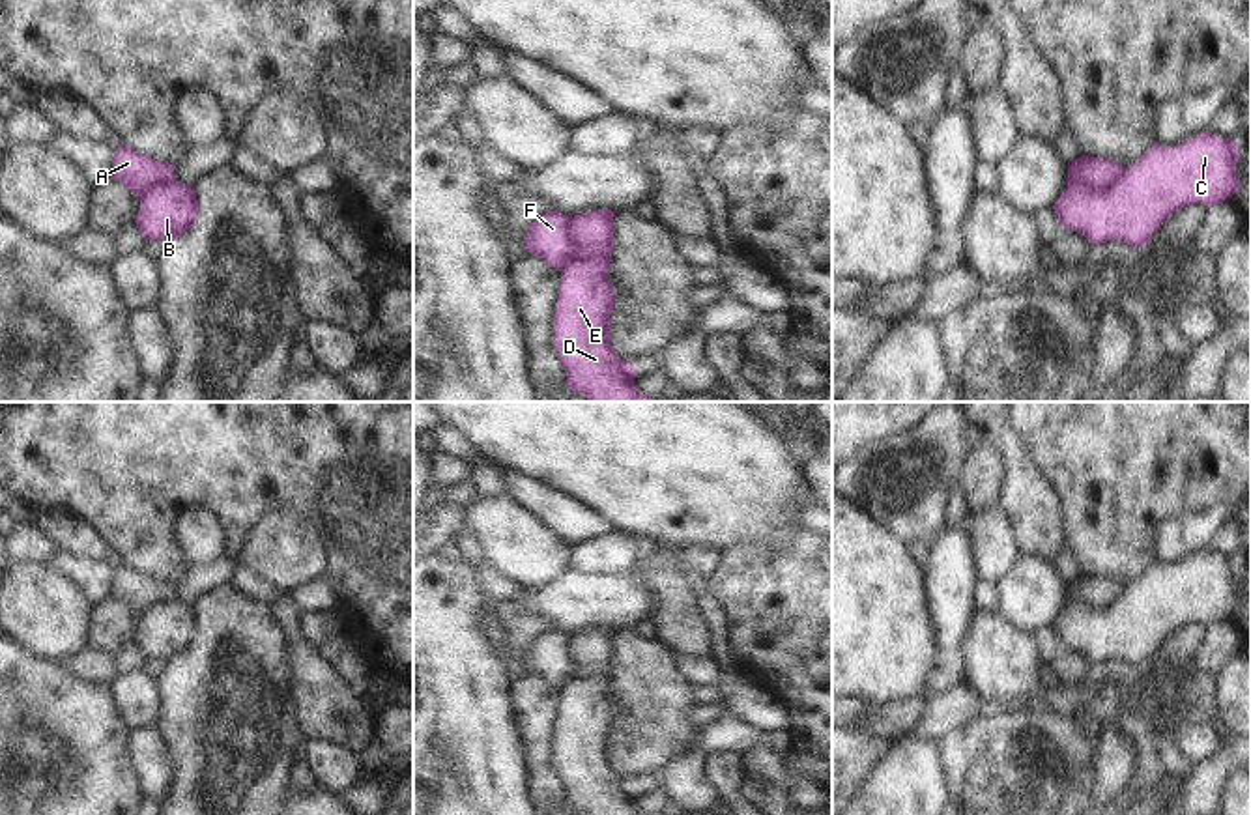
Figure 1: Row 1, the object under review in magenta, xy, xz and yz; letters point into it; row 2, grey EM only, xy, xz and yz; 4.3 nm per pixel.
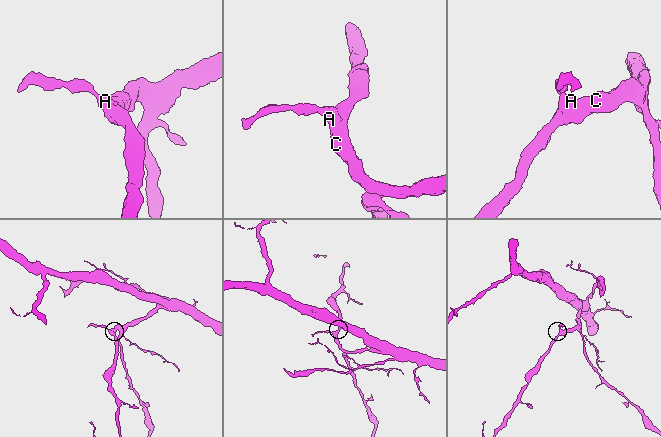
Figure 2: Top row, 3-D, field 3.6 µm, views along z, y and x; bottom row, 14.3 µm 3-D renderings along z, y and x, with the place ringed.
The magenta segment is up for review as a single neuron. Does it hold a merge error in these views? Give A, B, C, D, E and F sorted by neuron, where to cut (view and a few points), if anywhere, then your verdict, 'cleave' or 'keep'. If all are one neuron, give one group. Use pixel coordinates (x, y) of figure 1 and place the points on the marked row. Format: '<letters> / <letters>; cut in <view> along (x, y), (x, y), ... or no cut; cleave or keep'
A F / B C D E; cut in yz along (1124, 169), (1109, 187), (1100, 191), (1068, 184); cleave

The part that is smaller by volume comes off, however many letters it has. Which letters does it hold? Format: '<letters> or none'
A, F

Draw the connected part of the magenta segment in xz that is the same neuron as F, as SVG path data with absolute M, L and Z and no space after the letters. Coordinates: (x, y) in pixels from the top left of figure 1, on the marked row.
M557 209L540 215L529 226L524 247L525 252L539 256L559 271L580 256L580 249L572 241L570 219Z

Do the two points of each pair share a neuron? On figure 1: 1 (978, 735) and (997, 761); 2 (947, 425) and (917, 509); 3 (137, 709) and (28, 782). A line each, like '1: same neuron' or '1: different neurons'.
1: same neuron
2: same neuron
3: different neurons

